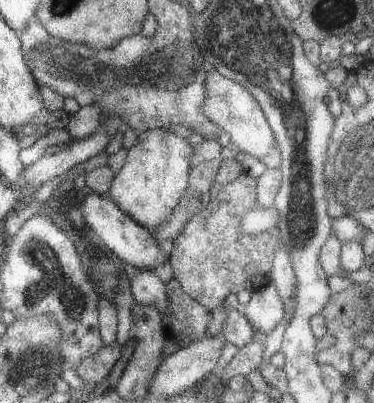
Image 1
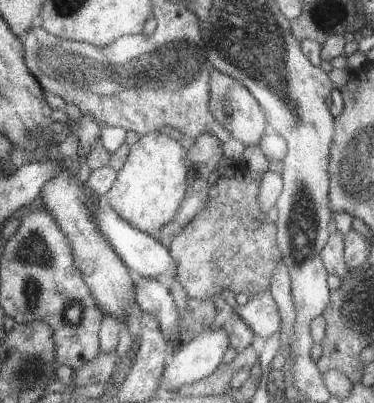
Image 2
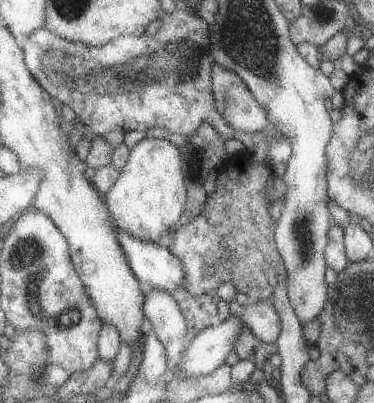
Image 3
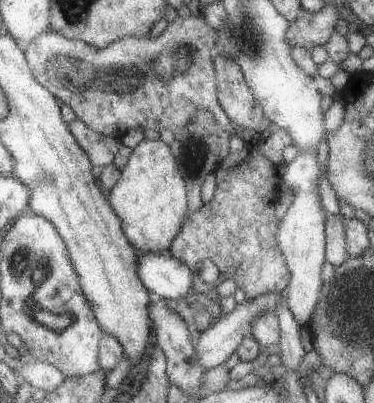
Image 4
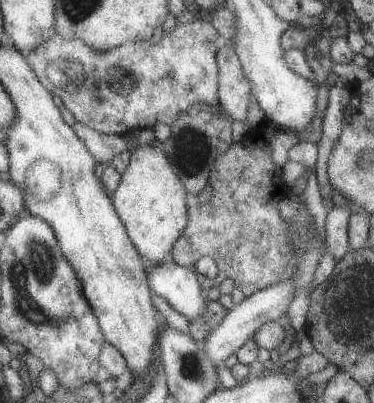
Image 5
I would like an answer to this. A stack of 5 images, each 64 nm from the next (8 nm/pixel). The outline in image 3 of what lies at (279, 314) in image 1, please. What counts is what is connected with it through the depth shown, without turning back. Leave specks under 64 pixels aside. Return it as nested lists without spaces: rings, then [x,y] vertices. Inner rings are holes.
[[[231,300],[229,312],[233,318],[239,318],[259,342],[273,344],[281,332],[281,318],[271,300],[249,300],[243,306]]]

